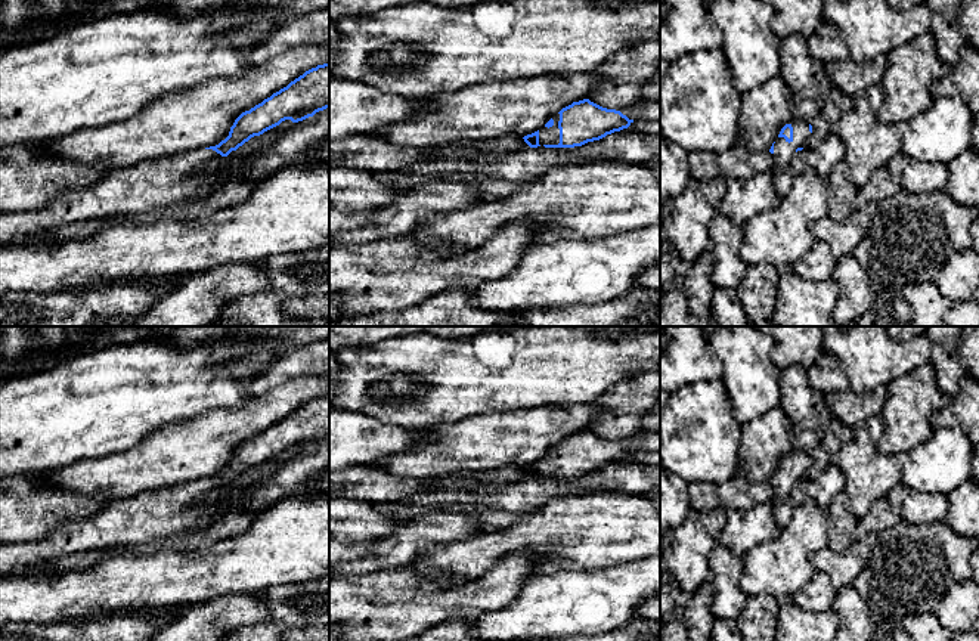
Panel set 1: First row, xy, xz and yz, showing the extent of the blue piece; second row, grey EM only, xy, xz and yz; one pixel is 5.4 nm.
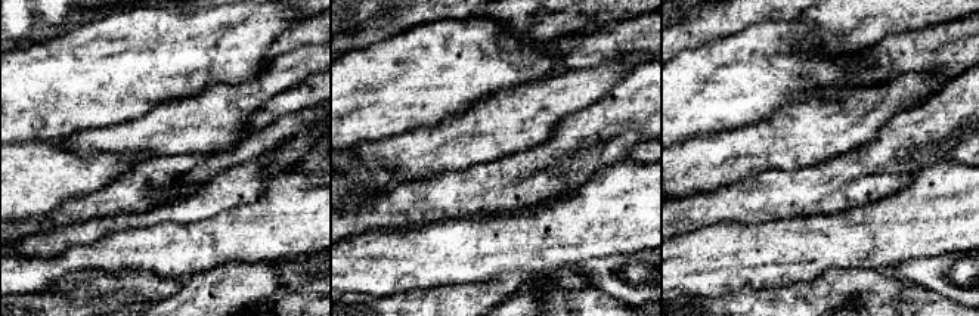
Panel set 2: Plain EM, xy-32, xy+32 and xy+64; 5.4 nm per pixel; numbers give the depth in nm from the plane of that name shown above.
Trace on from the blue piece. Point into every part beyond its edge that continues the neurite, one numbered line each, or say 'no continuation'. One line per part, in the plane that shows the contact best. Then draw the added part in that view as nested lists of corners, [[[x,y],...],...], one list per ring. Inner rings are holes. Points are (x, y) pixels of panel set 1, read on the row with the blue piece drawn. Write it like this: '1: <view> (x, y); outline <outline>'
1: xz (547, 136); outline [[[560,114],[554,115],[554,126],[552,127],[543,127],[539,130],[539,145],[558,145],[560,143],[560,128],[558,128],[558,121],[560,121]]]

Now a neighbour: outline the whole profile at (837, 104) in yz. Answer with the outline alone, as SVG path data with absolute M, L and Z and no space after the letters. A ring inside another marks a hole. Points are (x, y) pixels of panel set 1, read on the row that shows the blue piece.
M831 87L821 112L809 123L812 126L812 133L806 142L806 148L817 148L830 133L833 133L833 126L852 109L851 100L852 99L842 90Z

